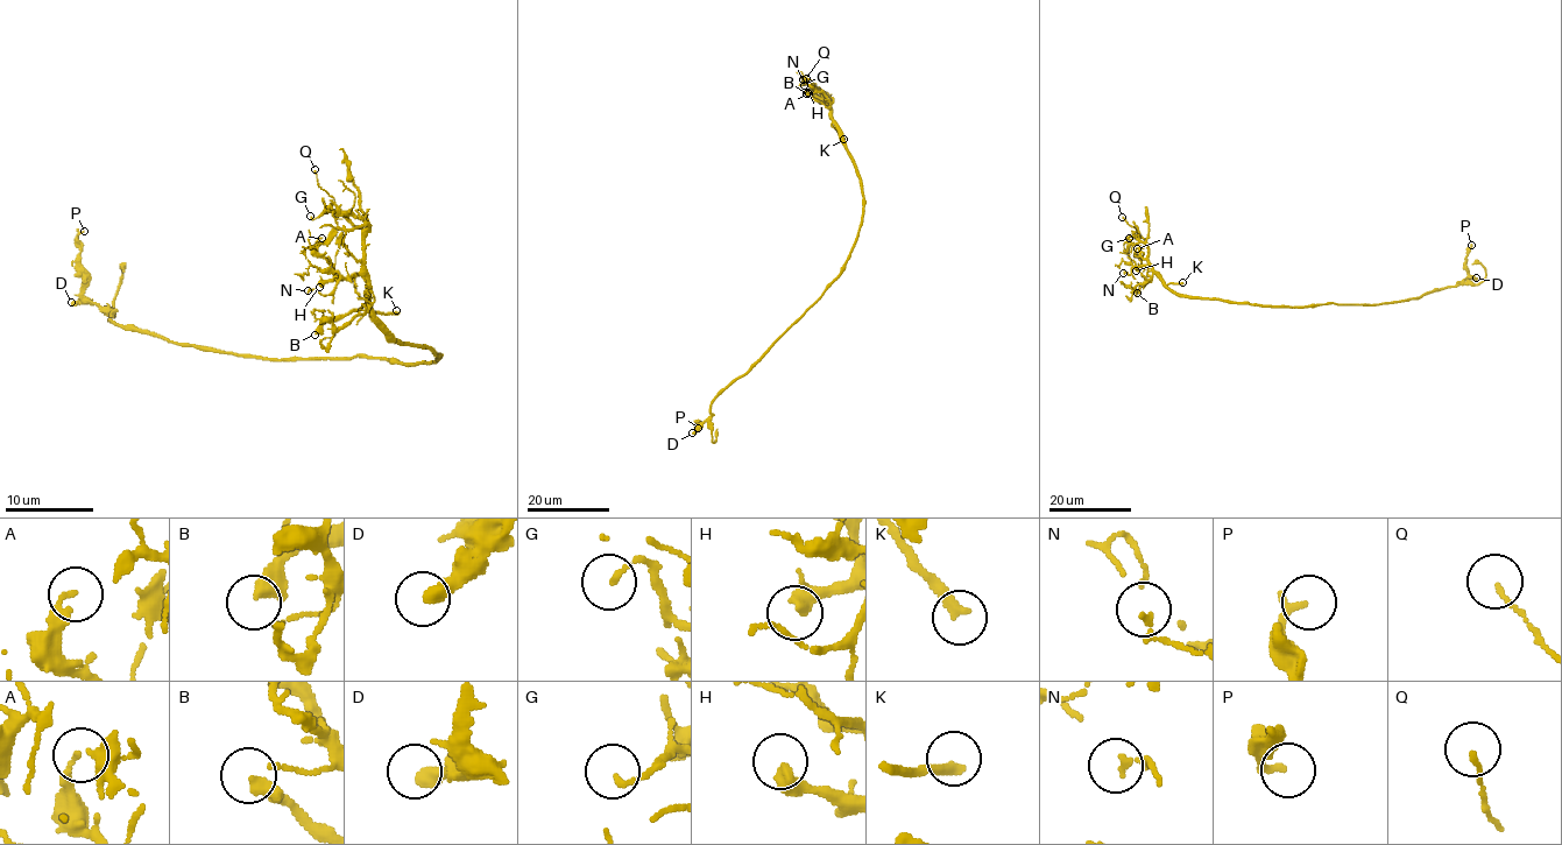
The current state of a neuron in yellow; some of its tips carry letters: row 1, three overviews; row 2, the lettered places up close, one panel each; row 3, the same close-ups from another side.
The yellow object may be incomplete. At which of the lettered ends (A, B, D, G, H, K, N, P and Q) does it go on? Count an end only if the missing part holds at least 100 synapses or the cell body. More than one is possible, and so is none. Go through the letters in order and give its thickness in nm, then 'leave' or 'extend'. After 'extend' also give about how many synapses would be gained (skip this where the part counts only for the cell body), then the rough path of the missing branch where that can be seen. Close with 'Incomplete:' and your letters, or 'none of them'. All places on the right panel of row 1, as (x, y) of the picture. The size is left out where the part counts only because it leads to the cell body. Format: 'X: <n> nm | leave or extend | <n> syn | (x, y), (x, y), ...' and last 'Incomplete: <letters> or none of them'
A: 120 nm | leave
B: 440 nm | leave
D: 440 nm | leave
G: 130 nm | leave
H: 440 nm | leave
K: 320 nm | extend | (1182, 282), (1246, 290), (1327, 291), (1415, 276), (1468, 293), (1536, 295), (1552, 304)
N: 160 nm | leave
P: 200 nm | leave
Q: 110 nm | leave
Incomplete: K

